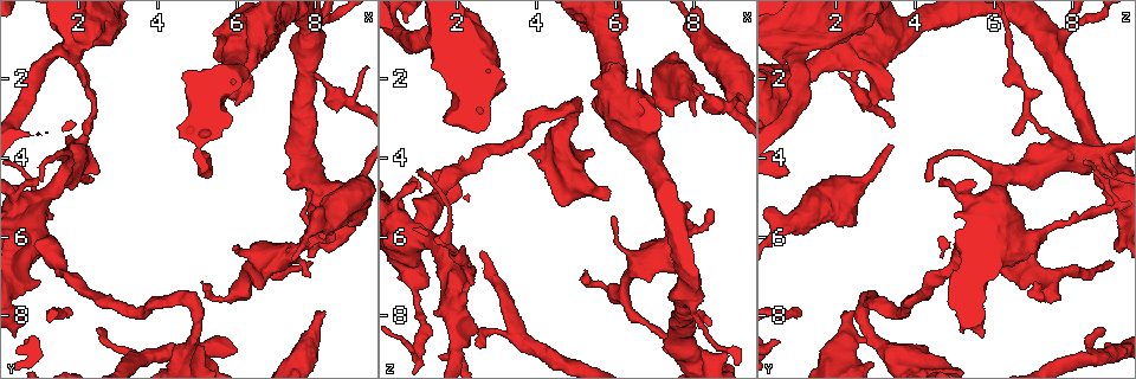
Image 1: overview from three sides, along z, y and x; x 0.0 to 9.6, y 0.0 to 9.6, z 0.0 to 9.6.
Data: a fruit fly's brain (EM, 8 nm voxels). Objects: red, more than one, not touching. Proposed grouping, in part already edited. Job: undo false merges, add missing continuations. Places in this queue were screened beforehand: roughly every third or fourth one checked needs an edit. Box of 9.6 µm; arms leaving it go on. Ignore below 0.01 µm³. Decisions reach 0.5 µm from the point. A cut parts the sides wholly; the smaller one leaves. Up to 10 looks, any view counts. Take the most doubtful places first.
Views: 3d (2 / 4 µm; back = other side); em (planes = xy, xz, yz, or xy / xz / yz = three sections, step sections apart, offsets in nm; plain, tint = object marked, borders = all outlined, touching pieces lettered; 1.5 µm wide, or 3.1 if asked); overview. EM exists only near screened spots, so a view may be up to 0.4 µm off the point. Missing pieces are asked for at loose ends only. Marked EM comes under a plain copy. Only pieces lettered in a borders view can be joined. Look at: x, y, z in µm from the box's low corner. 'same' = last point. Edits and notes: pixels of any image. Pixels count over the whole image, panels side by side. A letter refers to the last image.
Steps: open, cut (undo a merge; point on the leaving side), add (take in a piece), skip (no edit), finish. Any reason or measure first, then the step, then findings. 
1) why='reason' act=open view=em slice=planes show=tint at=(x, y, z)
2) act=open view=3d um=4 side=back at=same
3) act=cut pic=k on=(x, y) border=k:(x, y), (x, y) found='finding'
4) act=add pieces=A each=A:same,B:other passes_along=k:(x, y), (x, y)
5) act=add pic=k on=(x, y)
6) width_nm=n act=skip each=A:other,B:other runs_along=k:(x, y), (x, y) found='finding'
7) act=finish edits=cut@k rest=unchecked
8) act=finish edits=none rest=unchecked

why='branch stops here' act=open view=3d um=2 side=back at=(8.05, 1.80, 2.10)

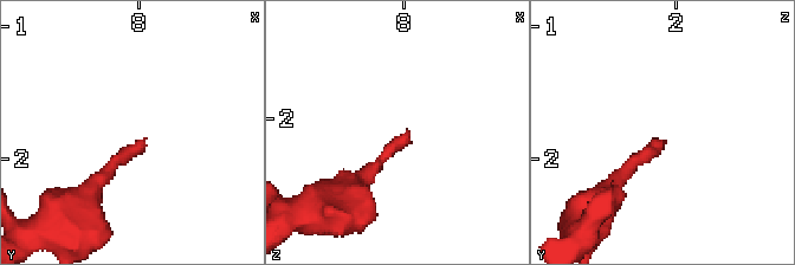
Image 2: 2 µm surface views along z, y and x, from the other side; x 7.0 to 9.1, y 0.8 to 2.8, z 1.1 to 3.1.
why='need the tissue' act=open view=em slice=planes show=borders at=(7.98, 1.86, 2.08)

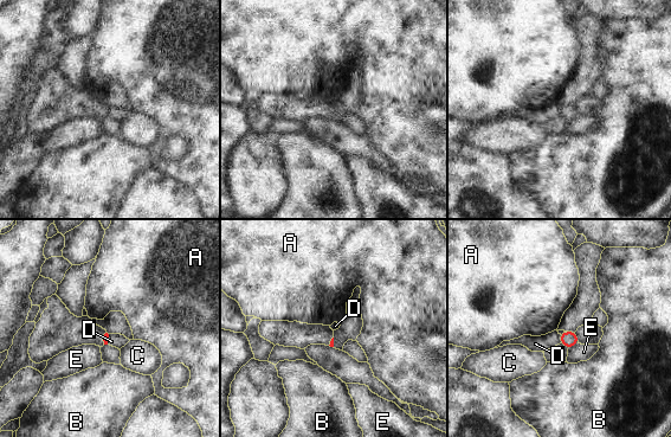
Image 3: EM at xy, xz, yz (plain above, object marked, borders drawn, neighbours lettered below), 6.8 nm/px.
act=skip each=A:other,B:other,C:other,D:other,E:other found='none of them fits'

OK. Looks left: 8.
why='branch stops here' act=open view=em slice=planes show=borders at=(2.55, 8.35, 8.85)

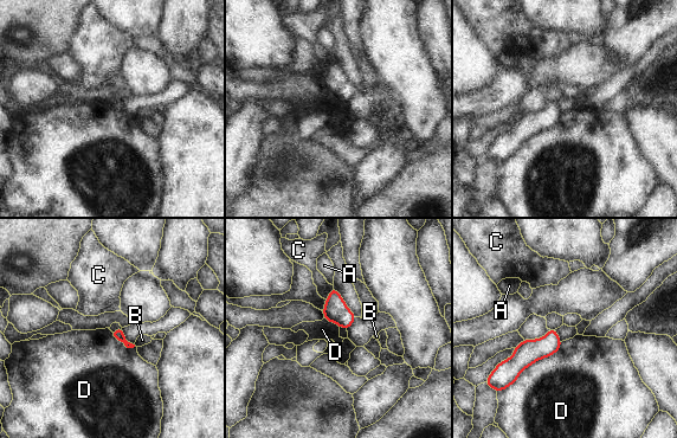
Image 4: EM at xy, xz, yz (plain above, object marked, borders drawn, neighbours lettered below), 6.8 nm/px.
act=skip each=A:other,B:other,C:other,D:other border=4:(561, 342), (507, 387) found='none of them fits'

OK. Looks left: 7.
why='thick end' act=open view=em slice=xy step=8 show=tint at=(8.20, 7.90, 2.40)

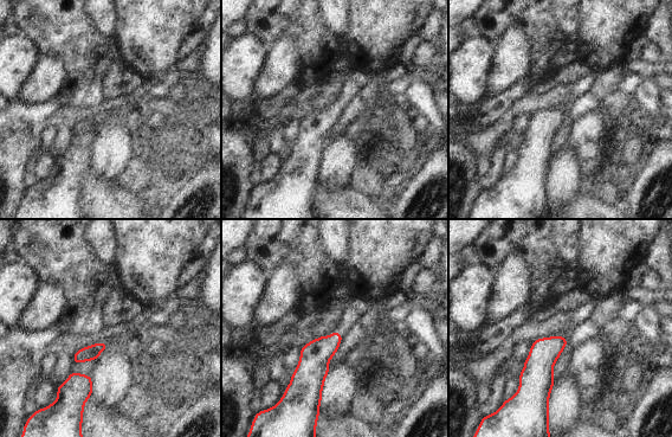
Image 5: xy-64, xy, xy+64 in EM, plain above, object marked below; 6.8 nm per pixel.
act=open view=em slice=planes show=borders at=same

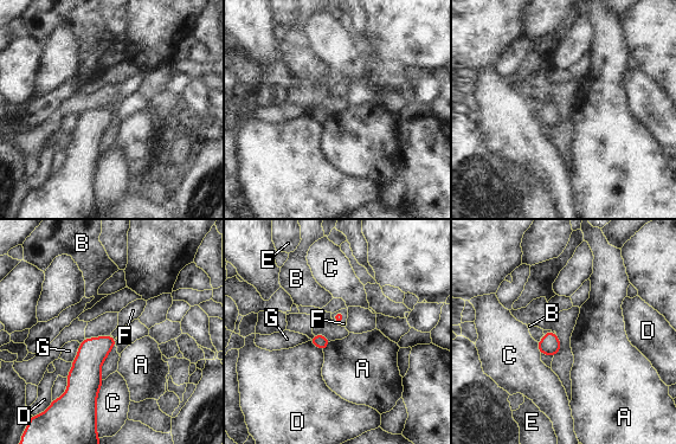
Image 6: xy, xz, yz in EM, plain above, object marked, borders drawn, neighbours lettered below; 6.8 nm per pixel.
longest_contact=C:220nm act=add pieces=F each=A:other,B:other,C:other,D:other,E:other,F:same,G:other passes_along=6:(339, 316), (342, 317), (343, 323) found='it goes on there'

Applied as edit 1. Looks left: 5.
why='abrupt turn' act=open view=em slice=xy step=4 show=tint at=(1.95, 3.85, 8.75)

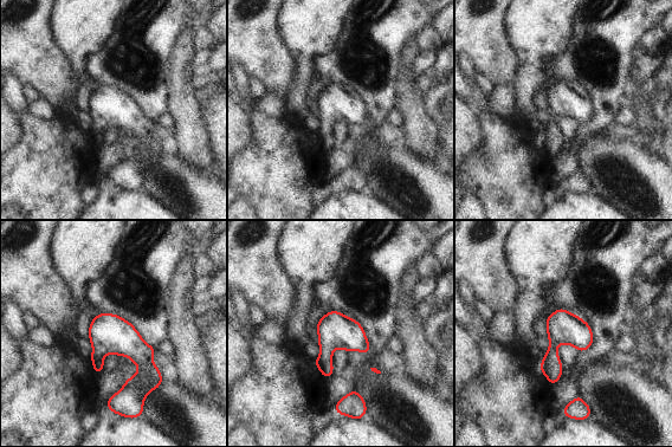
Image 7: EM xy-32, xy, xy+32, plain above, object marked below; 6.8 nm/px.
act=open view=em slice=planes show=borders at=same

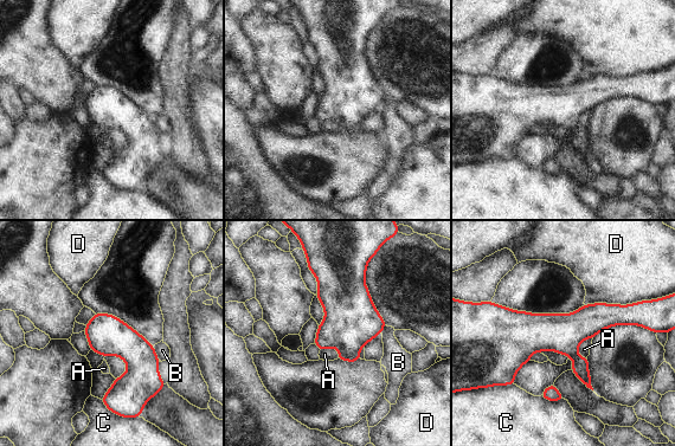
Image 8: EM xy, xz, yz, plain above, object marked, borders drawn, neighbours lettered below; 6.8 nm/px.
longest_contact=D:380nm act=skip each=A:other,B:other,C:other,D:other border=8:(592, 337), (580, 343), (579, 356) found='all the same neuron'

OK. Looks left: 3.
act=finish edits=add@6 rest=unchecked

